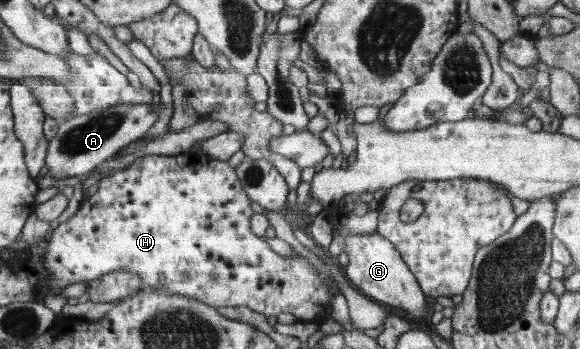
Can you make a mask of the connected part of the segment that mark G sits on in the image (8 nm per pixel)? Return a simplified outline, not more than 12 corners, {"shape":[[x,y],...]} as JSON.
{"shape":[[378,231],[341,233],[342,270],[366,296],[416,320],[432,301]]}

